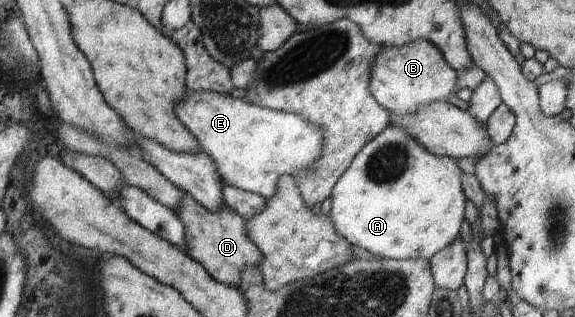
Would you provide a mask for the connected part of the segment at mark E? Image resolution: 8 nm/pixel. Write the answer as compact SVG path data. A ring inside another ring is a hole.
M188 90L173 110L212 159L224 183L265 198L274 195L280 176L313 168L322 151L321 130L305 117L258 107L230 94Z

